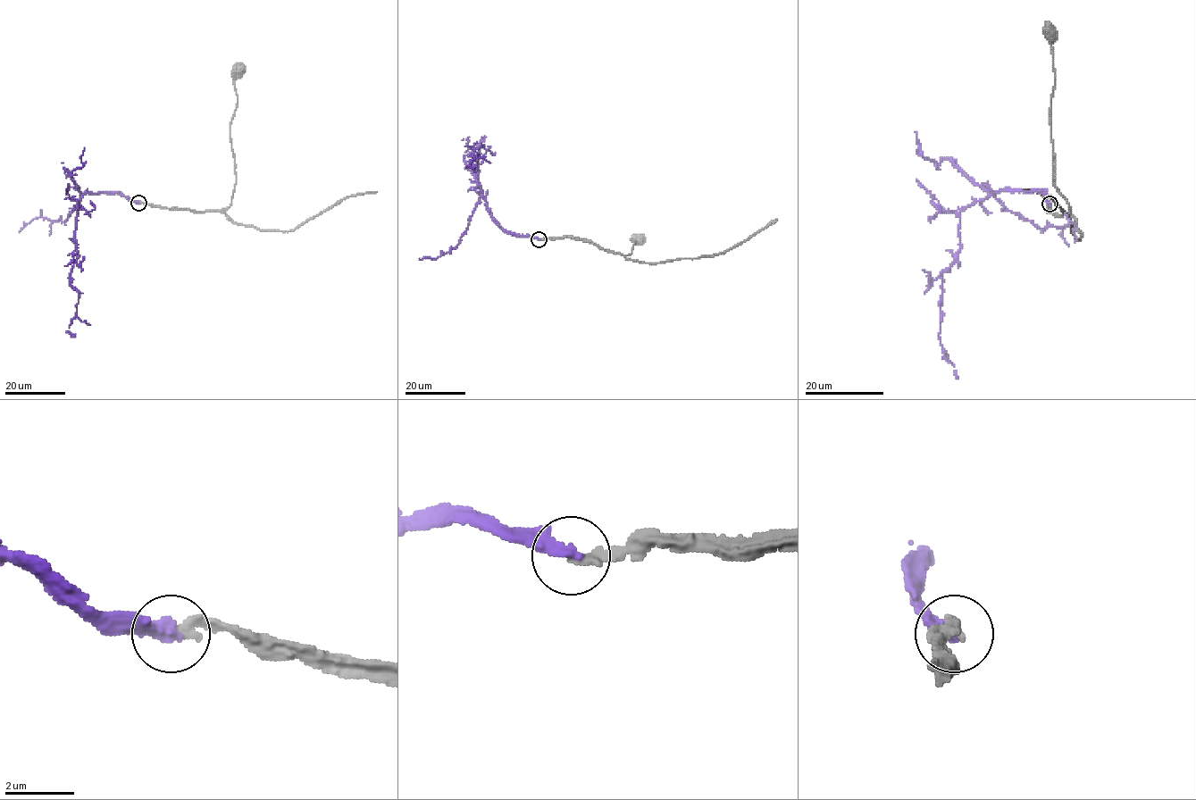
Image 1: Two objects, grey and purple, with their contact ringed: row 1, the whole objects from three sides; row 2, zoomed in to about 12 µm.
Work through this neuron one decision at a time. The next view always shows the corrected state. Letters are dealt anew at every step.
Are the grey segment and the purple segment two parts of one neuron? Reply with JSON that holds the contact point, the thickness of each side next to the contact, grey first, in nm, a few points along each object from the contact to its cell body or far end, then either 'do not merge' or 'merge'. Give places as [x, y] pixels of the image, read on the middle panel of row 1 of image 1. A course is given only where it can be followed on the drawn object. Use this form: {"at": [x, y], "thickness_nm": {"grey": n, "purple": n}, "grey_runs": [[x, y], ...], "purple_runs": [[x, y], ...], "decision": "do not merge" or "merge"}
{"at": [539, 239], "thickness_nm": {"grey": 280, "purple": 400}, "grey_runs": [[539, 238], [579, 237], [625, 254], [631, 253], [635, 243], [631, 239], [636, 243], [634, 240], [639, 238]], "purple_runs": [[539, 238], [508, 233], [494, 219], [475, 170], [478, 157], [471, 155], [478, 154], [469, 165], [475, 167]], "decision": "merge"}

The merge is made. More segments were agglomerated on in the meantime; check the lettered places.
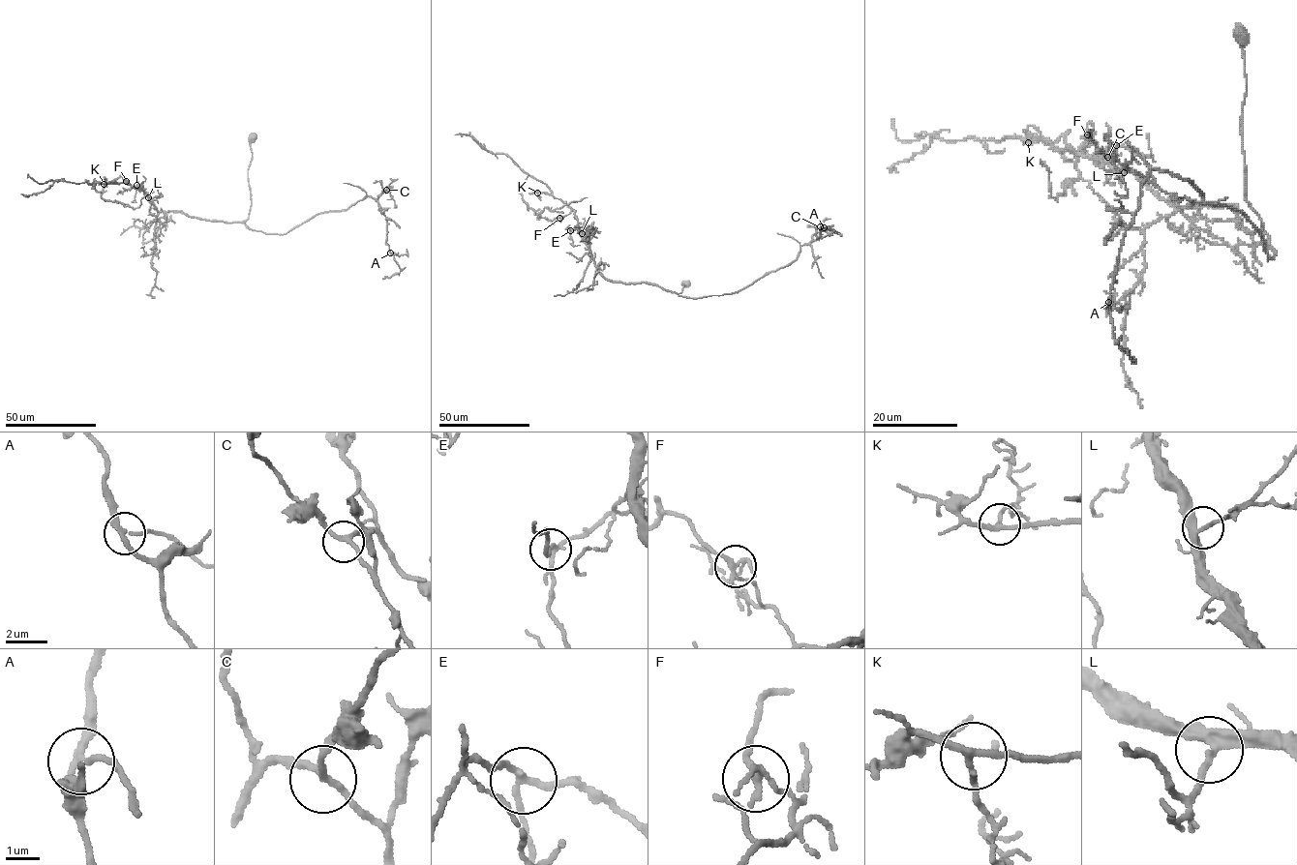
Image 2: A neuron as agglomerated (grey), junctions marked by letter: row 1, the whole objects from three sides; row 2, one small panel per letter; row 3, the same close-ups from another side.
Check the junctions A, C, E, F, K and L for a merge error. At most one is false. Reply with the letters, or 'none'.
F

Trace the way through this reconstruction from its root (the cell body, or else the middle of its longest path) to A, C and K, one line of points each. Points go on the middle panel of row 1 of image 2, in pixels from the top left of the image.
A: (686, 283), (678, 295), (736, 292), (794, 261), (799, 248), (816, 240), (824, 227)
C: (686, 283), (678, 295), (736, 292), (794, 261), (820, 226)
K: (686, 283), (678, 293), (645, 283), (608, 281), (582, 237), (575, 212), (559, 199), (537, 193)

